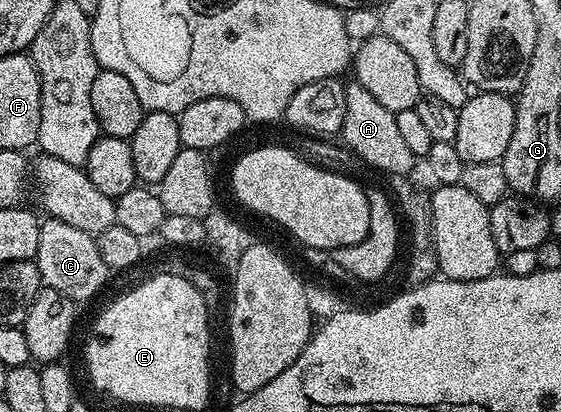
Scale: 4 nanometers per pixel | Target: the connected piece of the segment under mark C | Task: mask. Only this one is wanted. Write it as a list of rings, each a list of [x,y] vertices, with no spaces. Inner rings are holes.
[[[44,217],[39,223],[37,256],[33,260],[43,277],[46,289],[61,292],[76,304],[87,302],[107,282],[109,271],[99,251],[99,243],[89,232],[65,224],[65,220]]]

